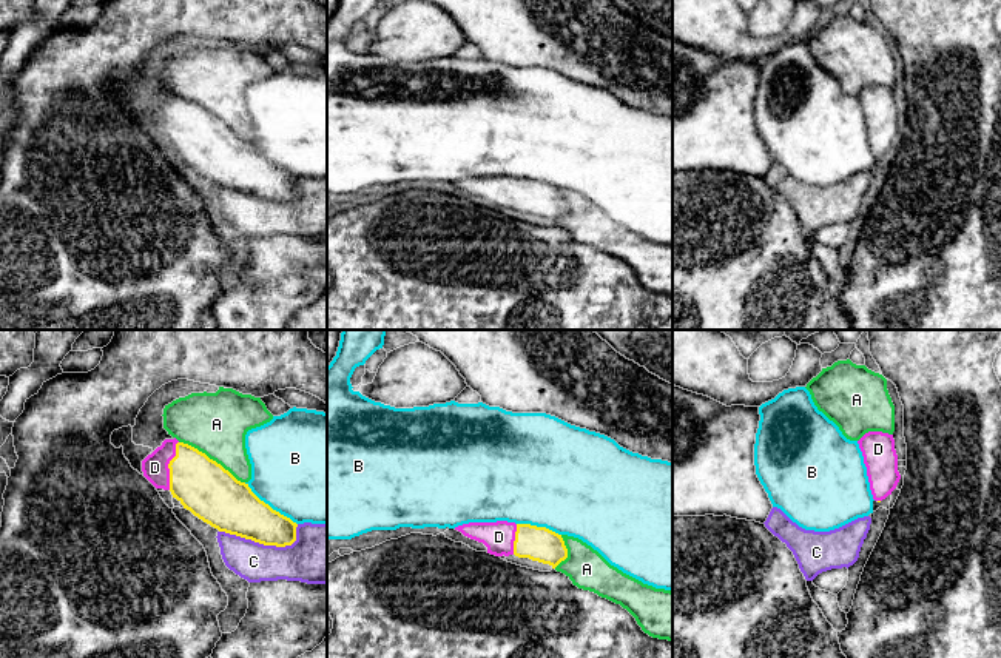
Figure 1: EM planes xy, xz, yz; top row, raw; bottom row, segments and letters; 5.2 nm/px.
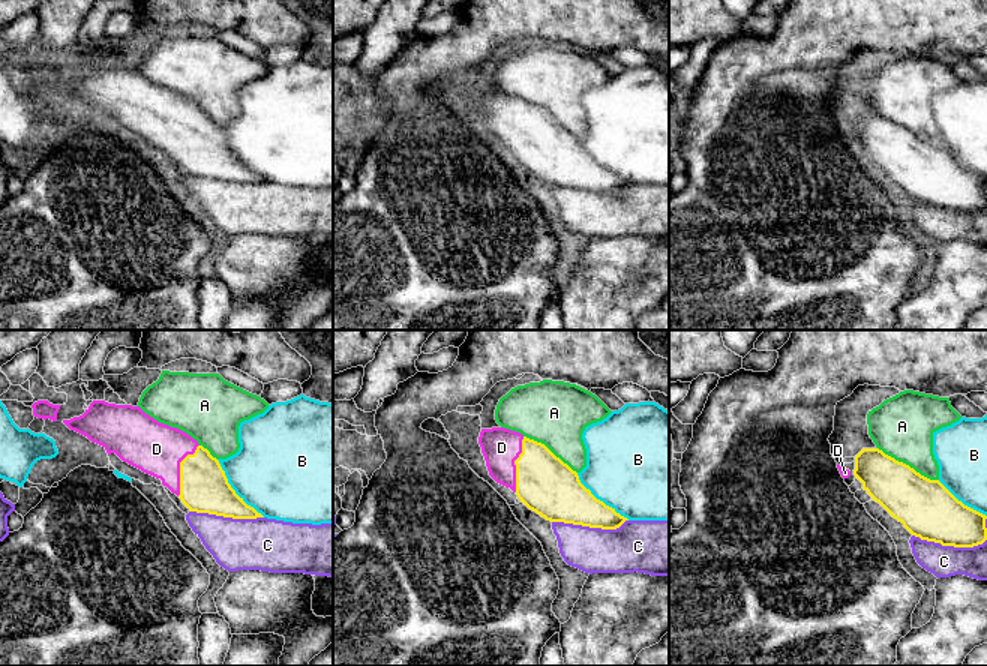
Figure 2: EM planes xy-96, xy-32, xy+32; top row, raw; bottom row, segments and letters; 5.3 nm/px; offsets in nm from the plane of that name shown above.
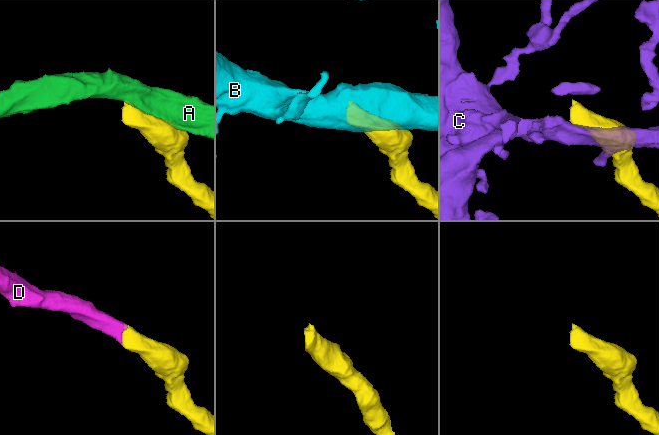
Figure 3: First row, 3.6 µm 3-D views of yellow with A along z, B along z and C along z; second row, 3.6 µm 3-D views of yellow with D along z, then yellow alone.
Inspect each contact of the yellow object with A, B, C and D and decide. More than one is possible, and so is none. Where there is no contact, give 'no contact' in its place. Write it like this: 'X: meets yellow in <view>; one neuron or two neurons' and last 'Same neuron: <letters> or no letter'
A: meets yellow in xy; two neurons
B: meets yellow in xy; two neurons
C: meets yellow in xy; two neurons
D: meets yellow in xy; one neuron
Same neuron: D

